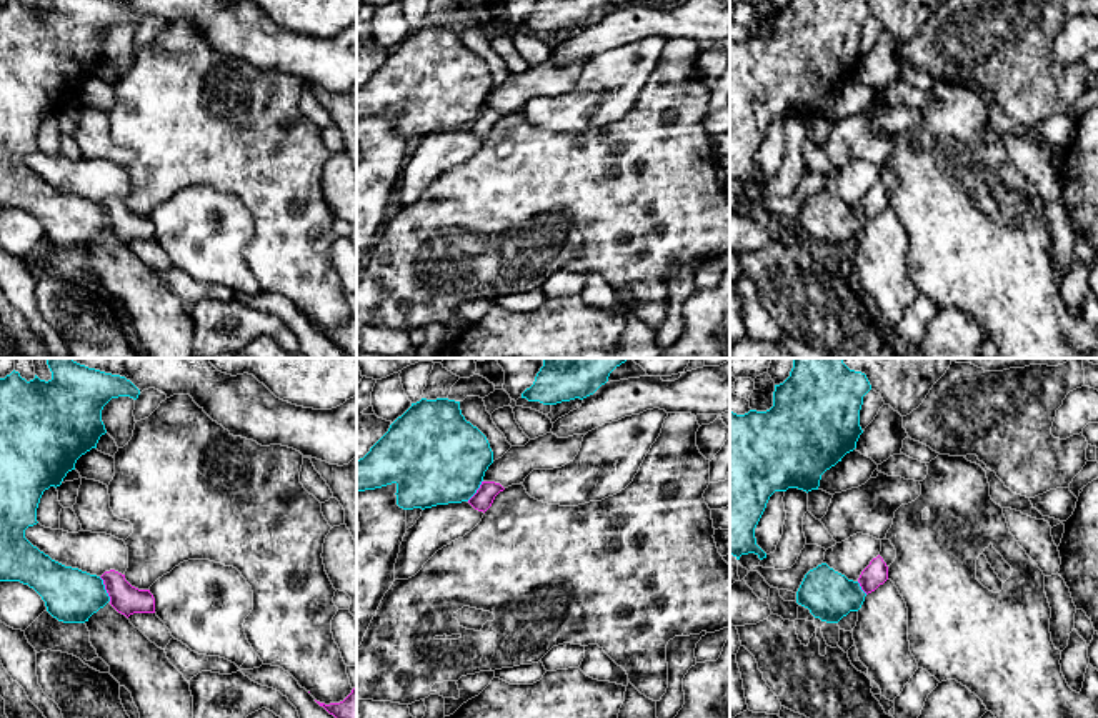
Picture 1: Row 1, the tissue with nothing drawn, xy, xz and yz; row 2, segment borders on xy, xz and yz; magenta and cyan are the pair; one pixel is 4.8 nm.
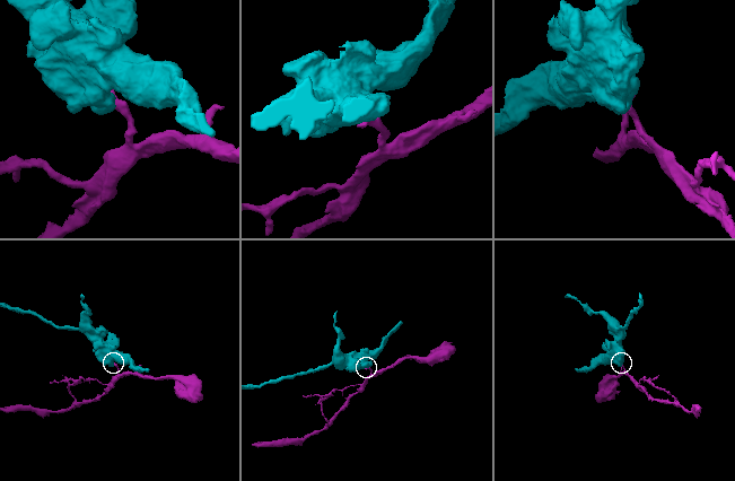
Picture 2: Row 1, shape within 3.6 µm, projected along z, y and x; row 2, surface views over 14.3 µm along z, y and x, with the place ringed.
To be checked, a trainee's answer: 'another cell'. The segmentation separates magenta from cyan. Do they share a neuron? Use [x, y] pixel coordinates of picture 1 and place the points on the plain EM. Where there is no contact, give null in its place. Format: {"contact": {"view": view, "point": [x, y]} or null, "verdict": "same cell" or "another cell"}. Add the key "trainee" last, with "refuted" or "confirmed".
{"contact": {"view": "xy", "point": [105, 215]}, "verdict": "another cell", "trainee": "confirmed"}

